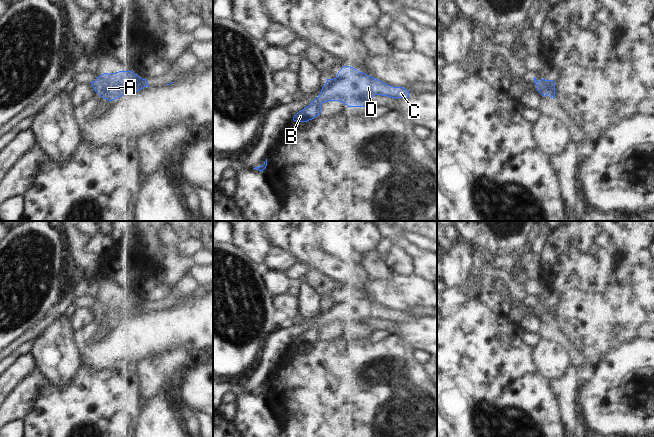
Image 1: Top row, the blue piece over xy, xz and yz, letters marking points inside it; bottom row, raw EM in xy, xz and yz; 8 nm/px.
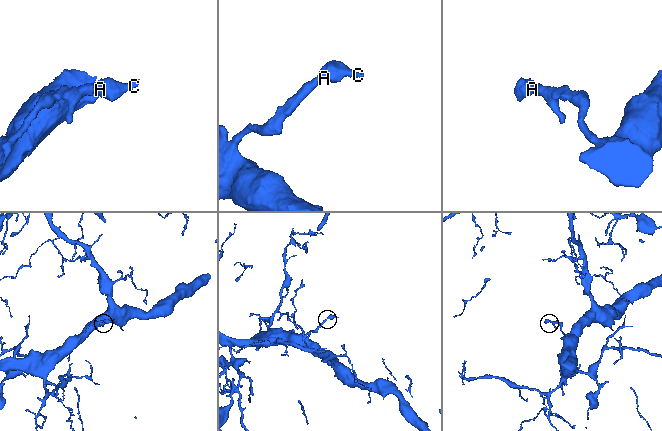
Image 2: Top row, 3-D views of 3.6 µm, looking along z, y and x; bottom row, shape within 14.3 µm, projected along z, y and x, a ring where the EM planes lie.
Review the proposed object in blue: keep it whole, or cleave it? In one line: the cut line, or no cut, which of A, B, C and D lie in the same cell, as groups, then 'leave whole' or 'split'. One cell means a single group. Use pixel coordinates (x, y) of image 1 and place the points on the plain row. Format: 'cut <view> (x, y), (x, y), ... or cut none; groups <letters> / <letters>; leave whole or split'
cut none; groups A B C D; leave whole

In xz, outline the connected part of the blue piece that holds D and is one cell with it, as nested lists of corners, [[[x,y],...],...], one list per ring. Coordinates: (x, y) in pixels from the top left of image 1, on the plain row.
[[[343,290],[335,302],[327,303],[319,320],[299,335],[293,344],[307,346],[314,343],[320,339],[321,329],[329,325],[339,325],[348,331],[365,331],[375,319],[408,322],[409,315],[388,309],[353,291]]]

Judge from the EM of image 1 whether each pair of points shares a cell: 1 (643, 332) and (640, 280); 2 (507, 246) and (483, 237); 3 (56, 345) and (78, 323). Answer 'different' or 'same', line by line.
1: different
2: same
3: different

